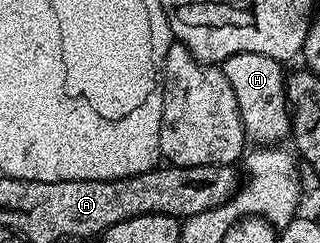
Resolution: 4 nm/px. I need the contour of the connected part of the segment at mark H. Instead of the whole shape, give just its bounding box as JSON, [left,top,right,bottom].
[221,53,292,145]

